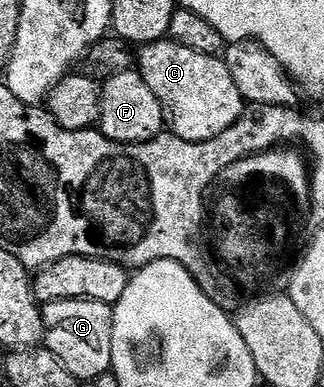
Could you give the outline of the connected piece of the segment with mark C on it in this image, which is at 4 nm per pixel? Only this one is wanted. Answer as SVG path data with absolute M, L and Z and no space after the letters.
M165 37L156 43L145 43L139 48L138 70L146 85L150 85L154 97L158 97L171 134L186 141L210 141L210 137L218 137L218 133L230 129L230 125L234 125L234 121L238 121L244 112L246 101L238 85L234 85L234 77L230 77L230 69L220 55L194 53L194 49L186 49L186 45L178 45Z

